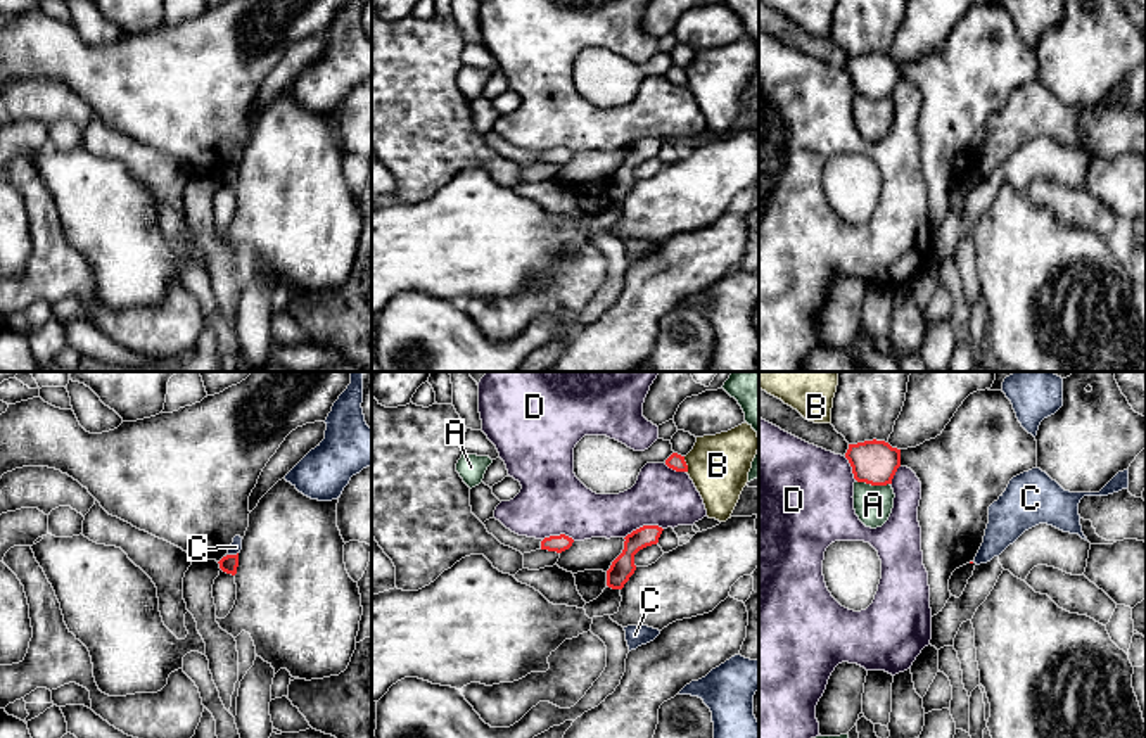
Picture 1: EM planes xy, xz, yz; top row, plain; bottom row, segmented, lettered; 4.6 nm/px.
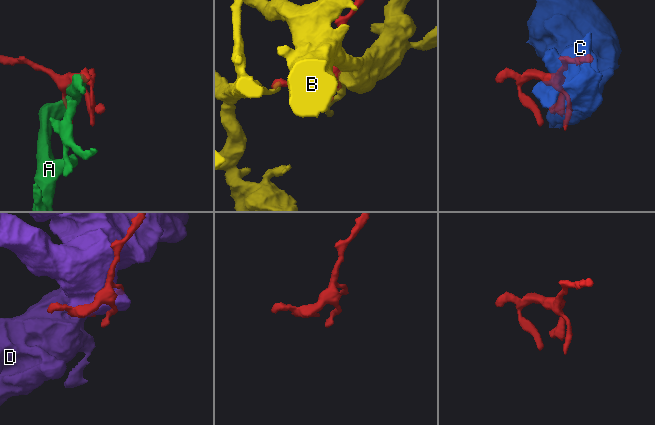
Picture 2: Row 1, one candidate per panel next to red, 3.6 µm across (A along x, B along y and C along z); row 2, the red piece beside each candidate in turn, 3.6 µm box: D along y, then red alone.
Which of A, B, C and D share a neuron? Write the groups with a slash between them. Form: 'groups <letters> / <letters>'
groups A / B / C / D

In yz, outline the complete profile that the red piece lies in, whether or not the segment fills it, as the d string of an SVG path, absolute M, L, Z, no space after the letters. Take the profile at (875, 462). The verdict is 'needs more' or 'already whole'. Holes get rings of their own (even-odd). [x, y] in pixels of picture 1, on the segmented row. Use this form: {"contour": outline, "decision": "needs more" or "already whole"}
{"contour": "M876 439L849 444L845 458L852 467L854 479L871 486L892 484L901 467L901 449Z", "decision": "already whole"}

